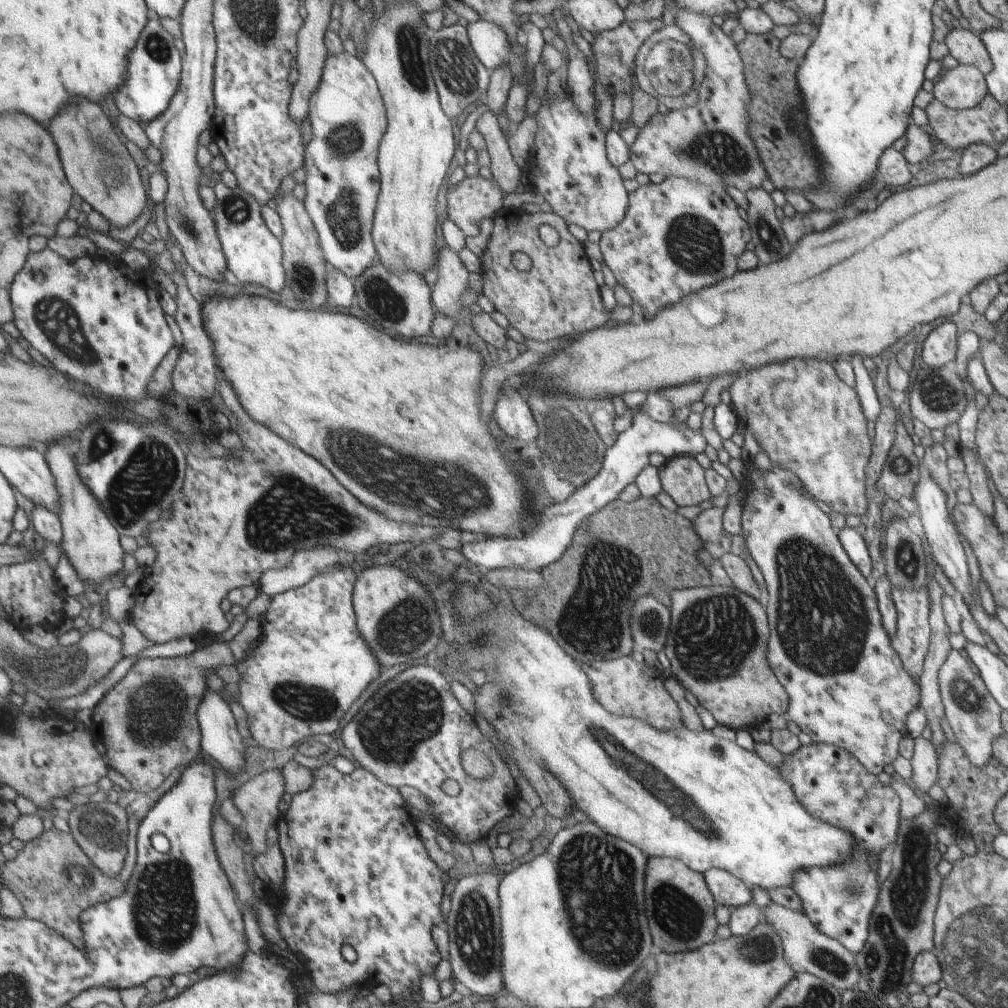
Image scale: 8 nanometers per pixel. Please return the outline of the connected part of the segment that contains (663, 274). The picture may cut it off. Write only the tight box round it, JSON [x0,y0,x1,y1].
[597,177,749,318]

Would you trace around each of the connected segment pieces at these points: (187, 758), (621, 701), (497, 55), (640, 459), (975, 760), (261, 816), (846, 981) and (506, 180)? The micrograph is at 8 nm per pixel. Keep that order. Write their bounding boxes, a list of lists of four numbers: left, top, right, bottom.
[[89,643,237,795],[585,655,681,730],[466,19,522,75],[459,394,706,572],[937,650,1003,767],[233,770,286,854],[763,901,860,991],[474,110,524,194]]

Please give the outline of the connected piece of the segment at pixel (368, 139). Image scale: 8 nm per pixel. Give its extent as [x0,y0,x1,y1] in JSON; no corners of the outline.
[306,50,386,278]

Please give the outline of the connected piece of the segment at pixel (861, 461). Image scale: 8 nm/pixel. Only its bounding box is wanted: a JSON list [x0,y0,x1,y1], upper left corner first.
[728,360,871,517]

